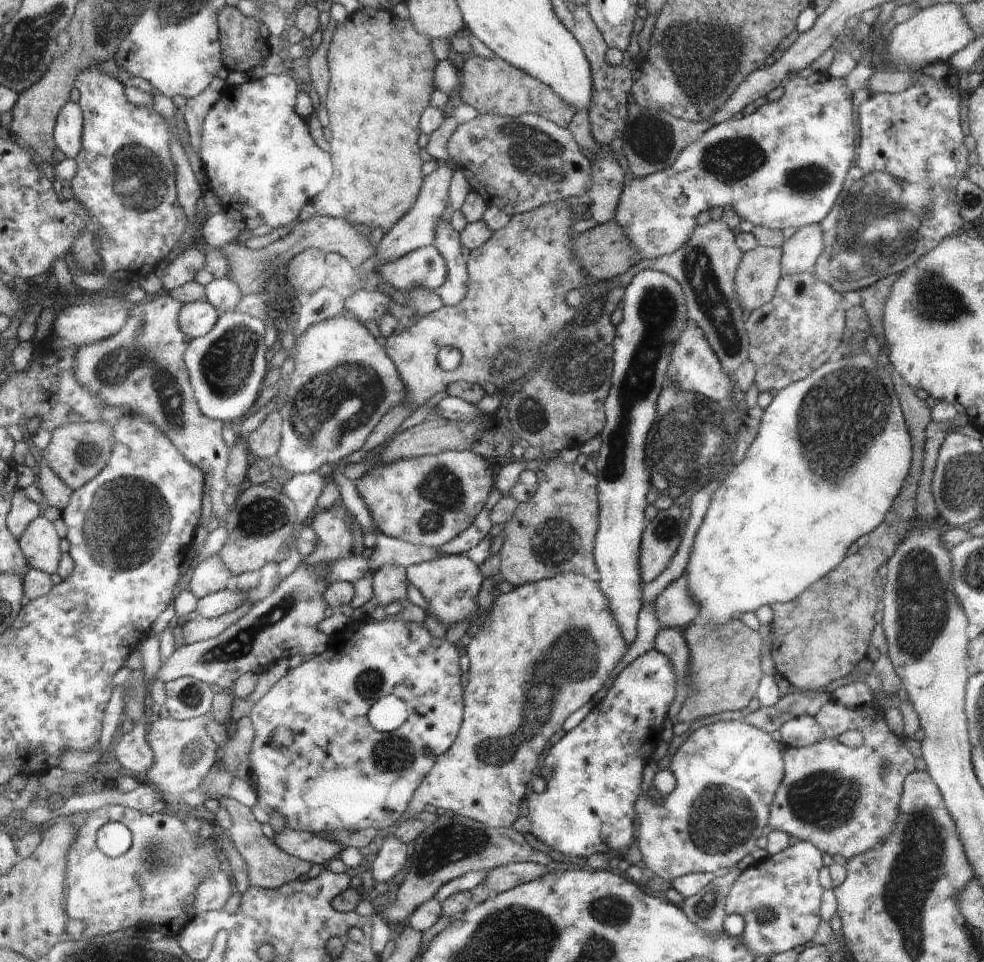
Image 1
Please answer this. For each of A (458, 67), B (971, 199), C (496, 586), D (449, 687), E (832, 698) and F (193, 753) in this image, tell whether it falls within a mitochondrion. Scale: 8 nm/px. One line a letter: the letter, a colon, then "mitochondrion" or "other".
A: other
B: mitochondrion
C: other
D: other
E: other
F: mitochondrion

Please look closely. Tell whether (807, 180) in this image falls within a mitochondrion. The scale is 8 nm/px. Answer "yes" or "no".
yes

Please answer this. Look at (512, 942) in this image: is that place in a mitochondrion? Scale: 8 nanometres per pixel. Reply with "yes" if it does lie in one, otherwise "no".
yes

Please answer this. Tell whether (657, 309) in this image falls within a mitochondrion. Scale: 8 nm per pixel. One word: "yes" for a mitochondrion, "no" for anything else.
yes

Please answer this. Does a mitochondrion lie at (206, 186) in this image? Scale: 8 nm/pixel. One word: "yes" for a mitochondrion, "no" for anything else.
no

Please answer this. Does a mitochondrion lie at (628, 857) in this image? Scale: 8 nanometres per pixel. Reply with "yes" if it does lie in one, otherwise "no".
no

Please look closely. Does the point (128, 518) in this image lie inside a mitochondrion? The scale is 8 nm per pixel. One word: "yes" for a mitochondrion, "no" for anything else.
yes

